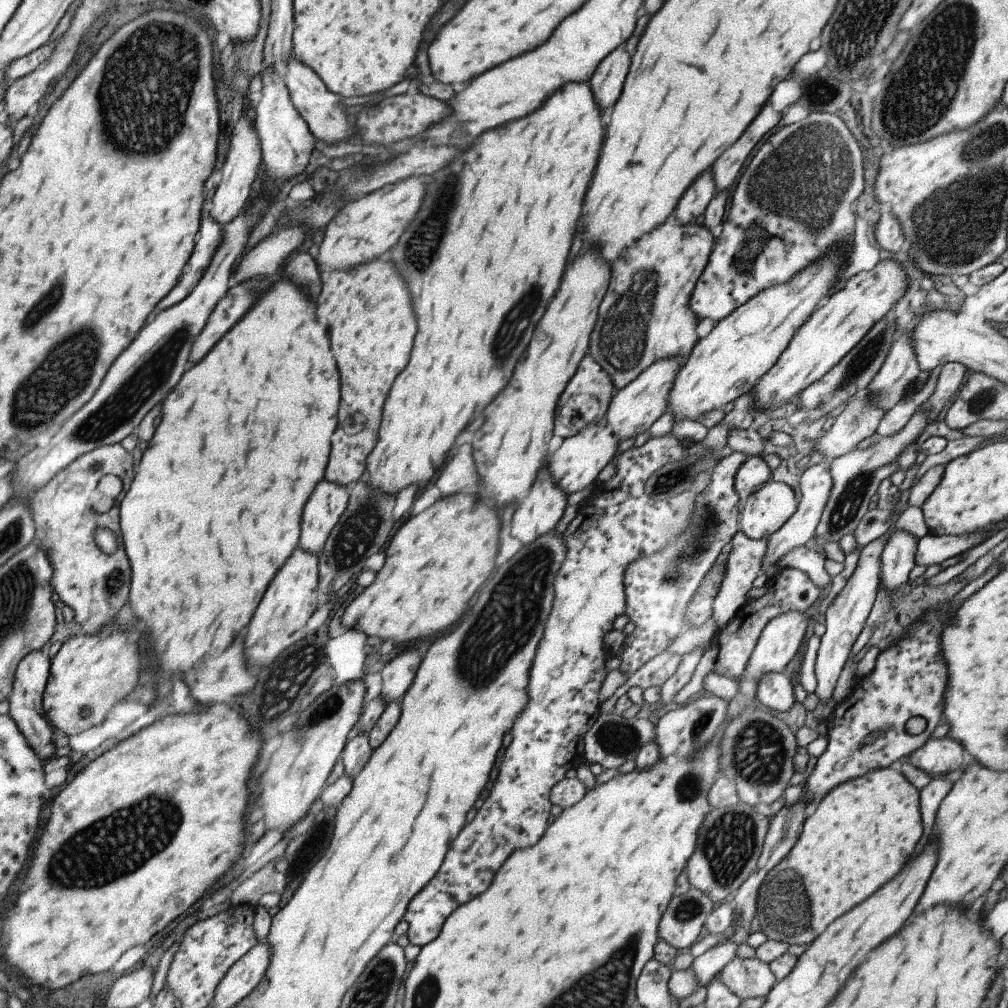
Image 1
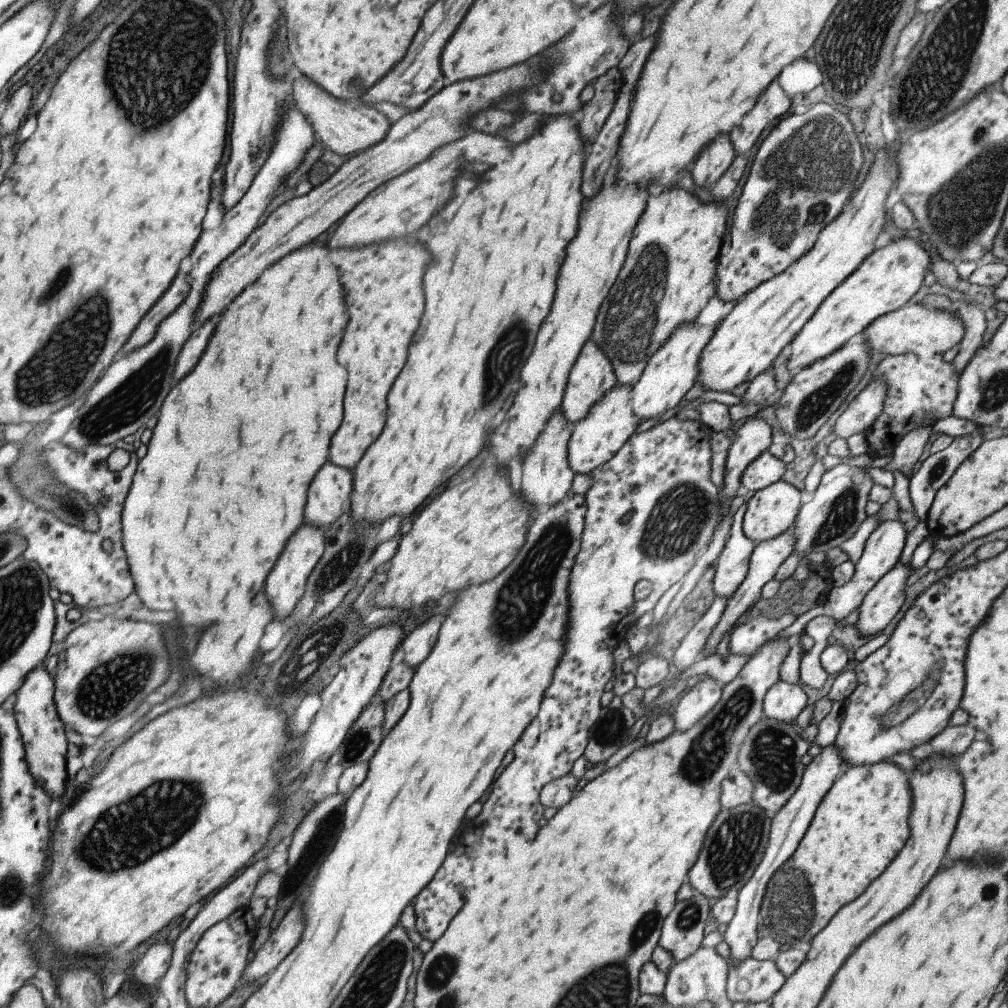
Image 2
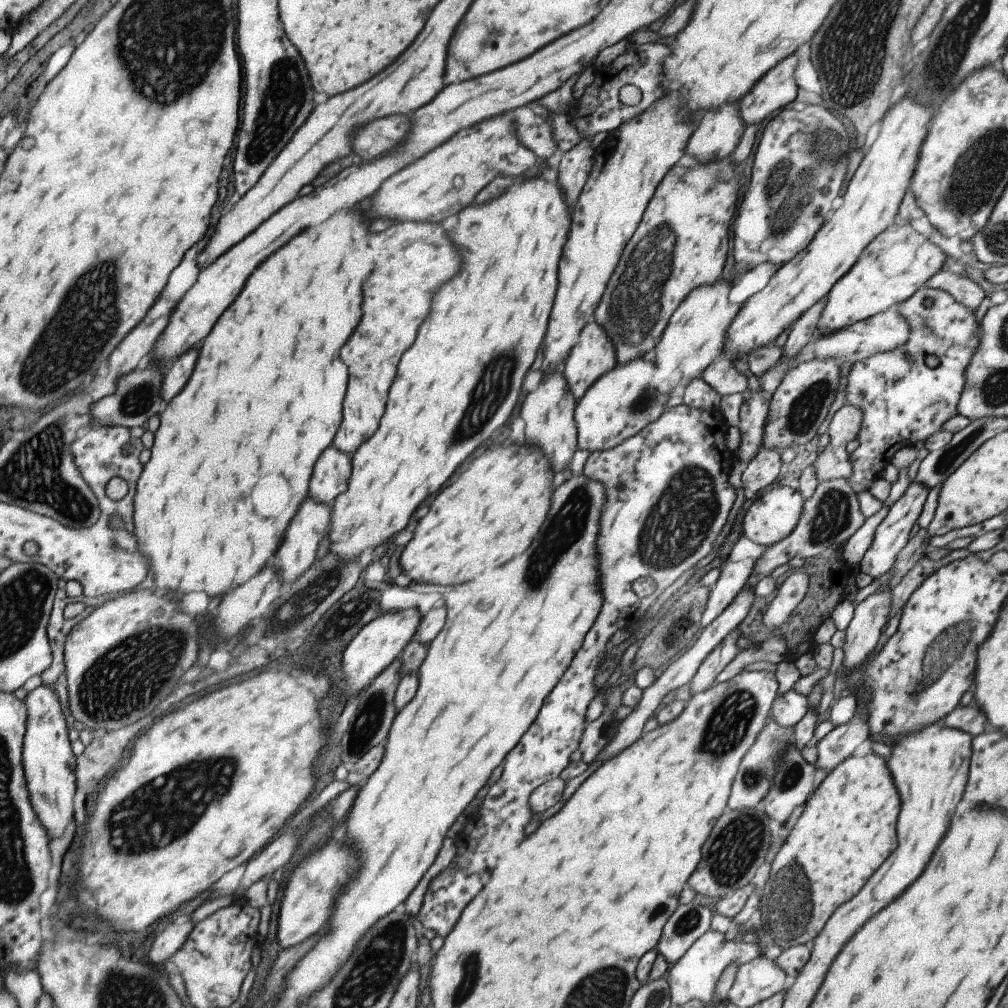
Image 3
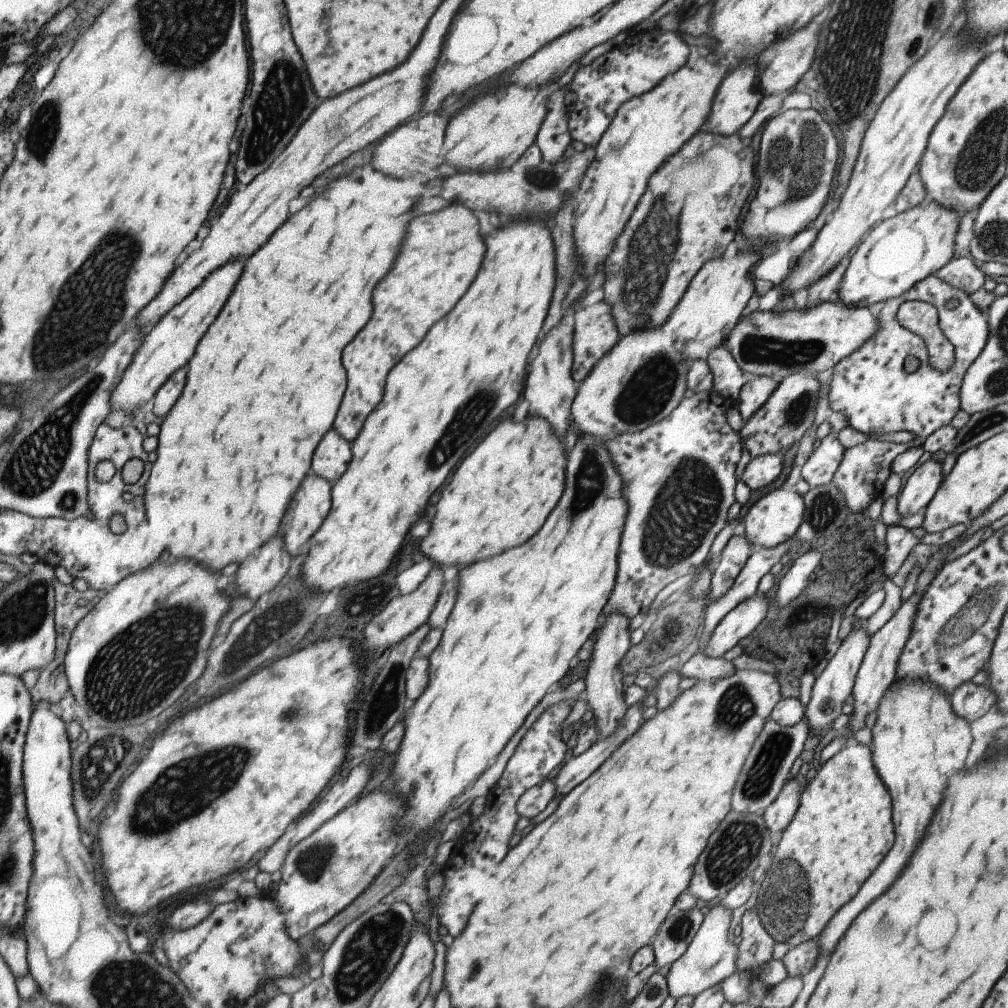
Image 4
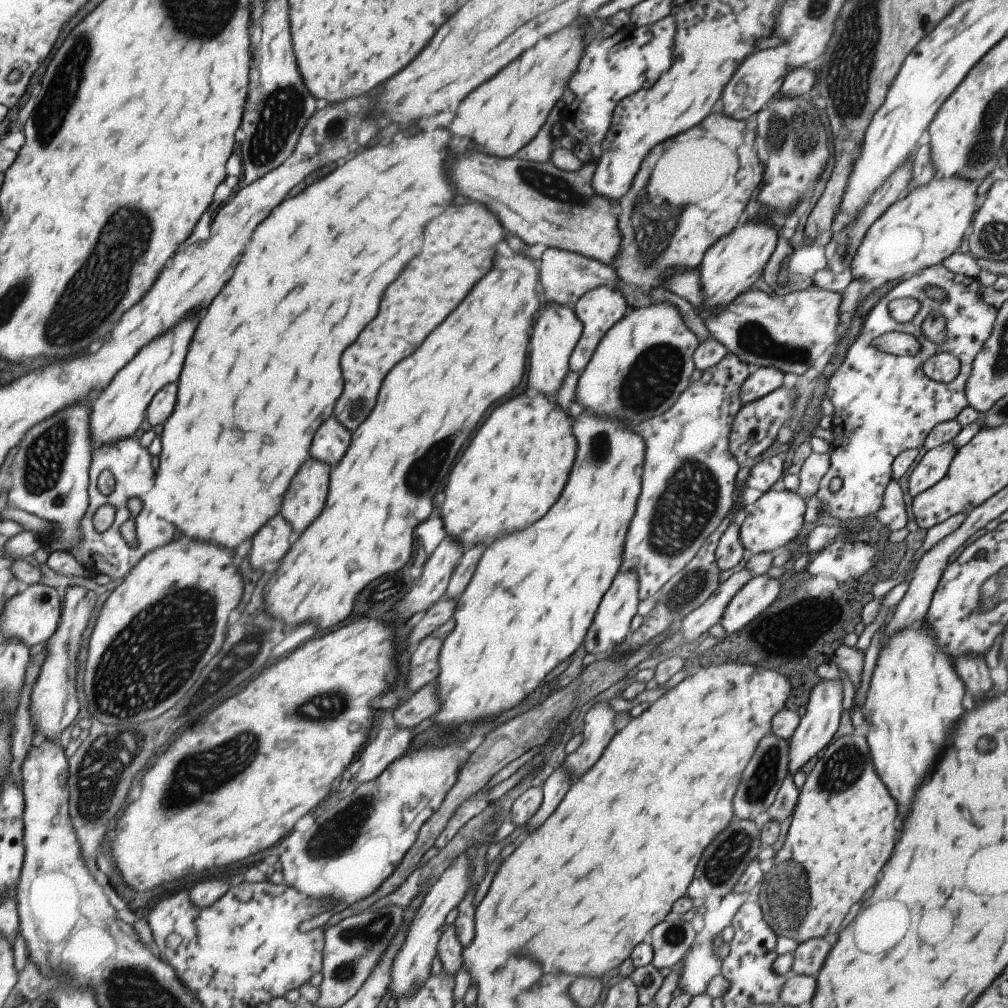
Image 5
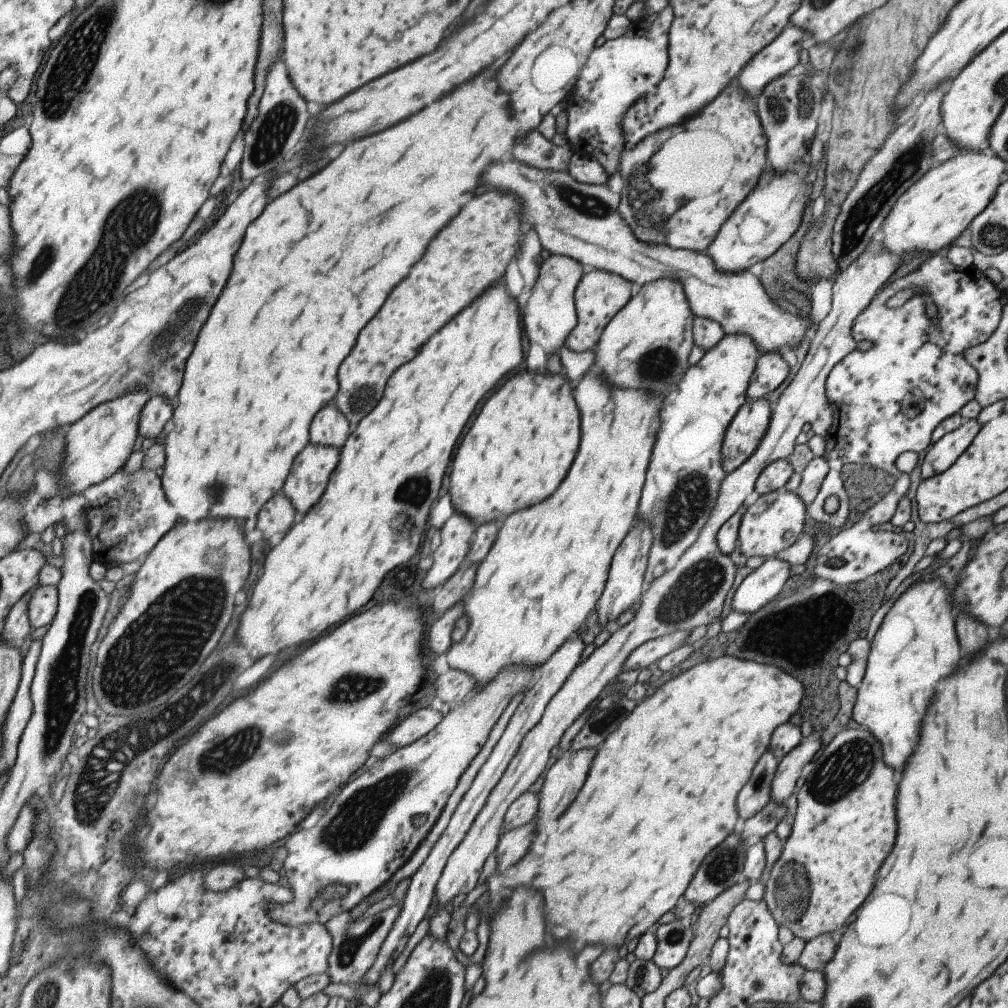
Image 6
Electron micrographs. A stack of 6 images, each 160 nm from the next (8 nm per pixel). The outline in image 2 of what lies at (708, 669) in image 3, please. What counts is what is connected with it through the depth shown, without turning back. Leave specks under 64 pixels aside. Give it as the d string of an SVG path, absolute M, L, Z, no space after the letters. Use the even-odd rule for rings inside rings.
M701 675L696 684L689 688L675 709L670 710L674 730L685 730L702 719L719 700L722 685L709 675Z

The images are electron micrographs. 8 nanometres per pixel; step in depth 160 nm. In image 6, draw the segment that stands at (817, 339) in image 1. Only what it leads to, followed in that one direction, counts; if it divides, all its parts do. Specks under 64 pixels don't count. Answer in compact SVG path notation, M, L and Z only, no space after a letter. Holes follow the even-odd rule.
M989 150L959 151L955 156L931 167L915 184L912 184L896 201L886 216L878 236L884 247L892 253L897 253L901 259L918 251L940 252L943 246L951 244L957 236L967 231L967 226L993 198L997 187L1002 183L1001 174L1006 172L1006 164L1002 158Z

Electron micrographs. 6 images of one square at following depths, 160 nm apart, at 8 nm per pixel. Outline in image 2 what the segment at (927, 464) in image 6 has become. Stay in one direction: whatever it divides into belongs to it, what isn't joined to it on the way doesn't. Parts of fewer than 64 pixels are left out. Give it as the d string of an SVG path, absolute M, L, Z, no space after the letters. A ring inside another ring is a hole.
M898 518L881 521L867 537L862 553L857 560L857 563L854 565L852 578L840 587L833 587L821 604L809 610L808 615L799 615L788 627L785 627L781 632L778 632L776 636L792 641L802 632L809 617L816 615L829 615L830 617L833 617L837 623L841 624L843 618L845 618L849 612L858 609L858 606L861 604L867 591L898 562L907 533L908 532L905 531L903 524Z

